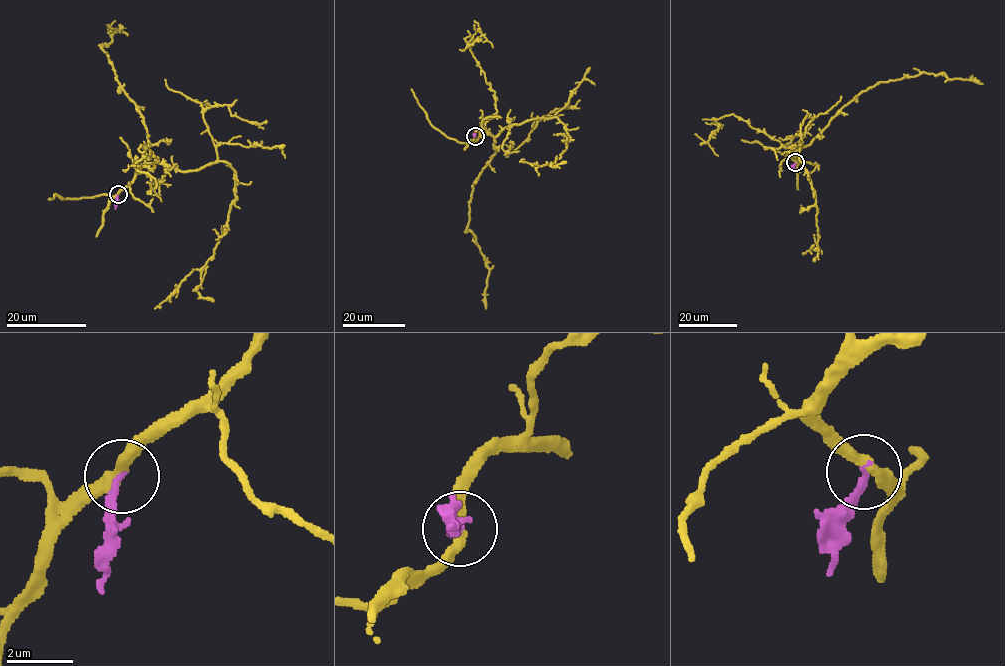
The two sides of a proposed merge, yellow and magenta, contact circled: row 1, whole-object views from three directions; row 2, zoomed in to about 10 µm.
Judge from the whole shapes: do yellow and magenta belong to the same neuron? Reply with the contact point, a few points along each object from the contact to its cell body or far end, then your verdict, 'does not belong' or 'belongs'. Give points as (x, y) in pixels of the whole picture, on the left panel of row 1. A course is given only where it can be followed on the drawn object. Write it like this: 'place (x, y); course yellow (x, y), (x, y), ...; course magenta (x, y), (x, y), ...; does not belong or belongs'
place (118, 194); course yellow (117, 195), (145, 162), (147, 143), (144, 118), (102, 48), (120, 28), (108, 31); course magenta (117, 195), (115, 208); does not belong

